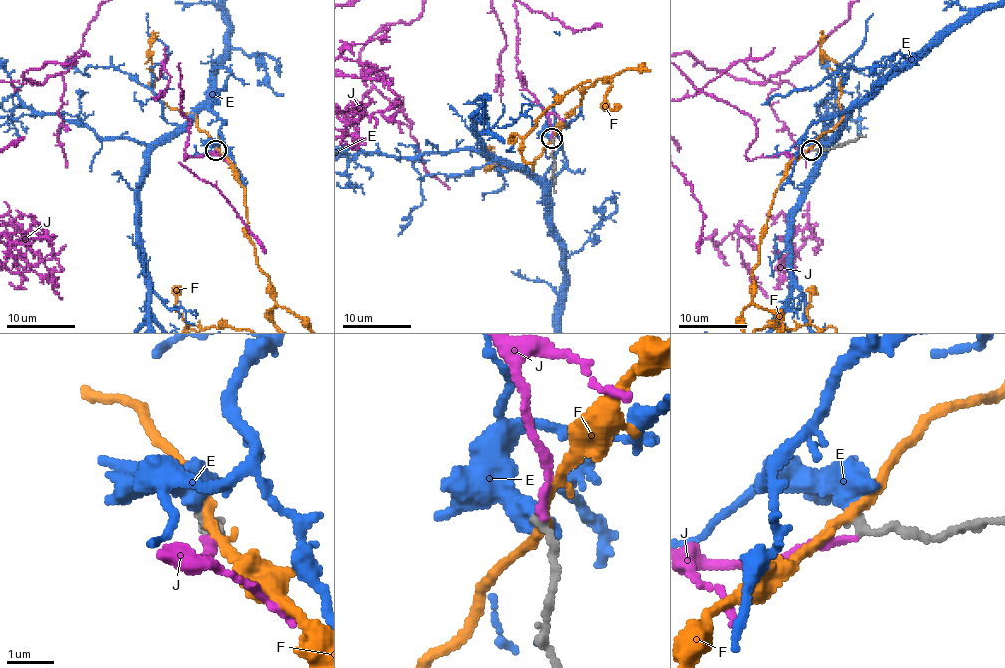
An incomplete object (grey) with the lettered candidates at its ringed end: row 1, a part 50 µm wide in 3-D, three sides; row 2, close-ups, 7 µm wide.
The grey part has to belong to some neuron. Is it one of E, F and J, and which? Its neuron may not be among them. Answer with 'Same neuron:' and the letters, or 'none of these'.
Same neuron: J

